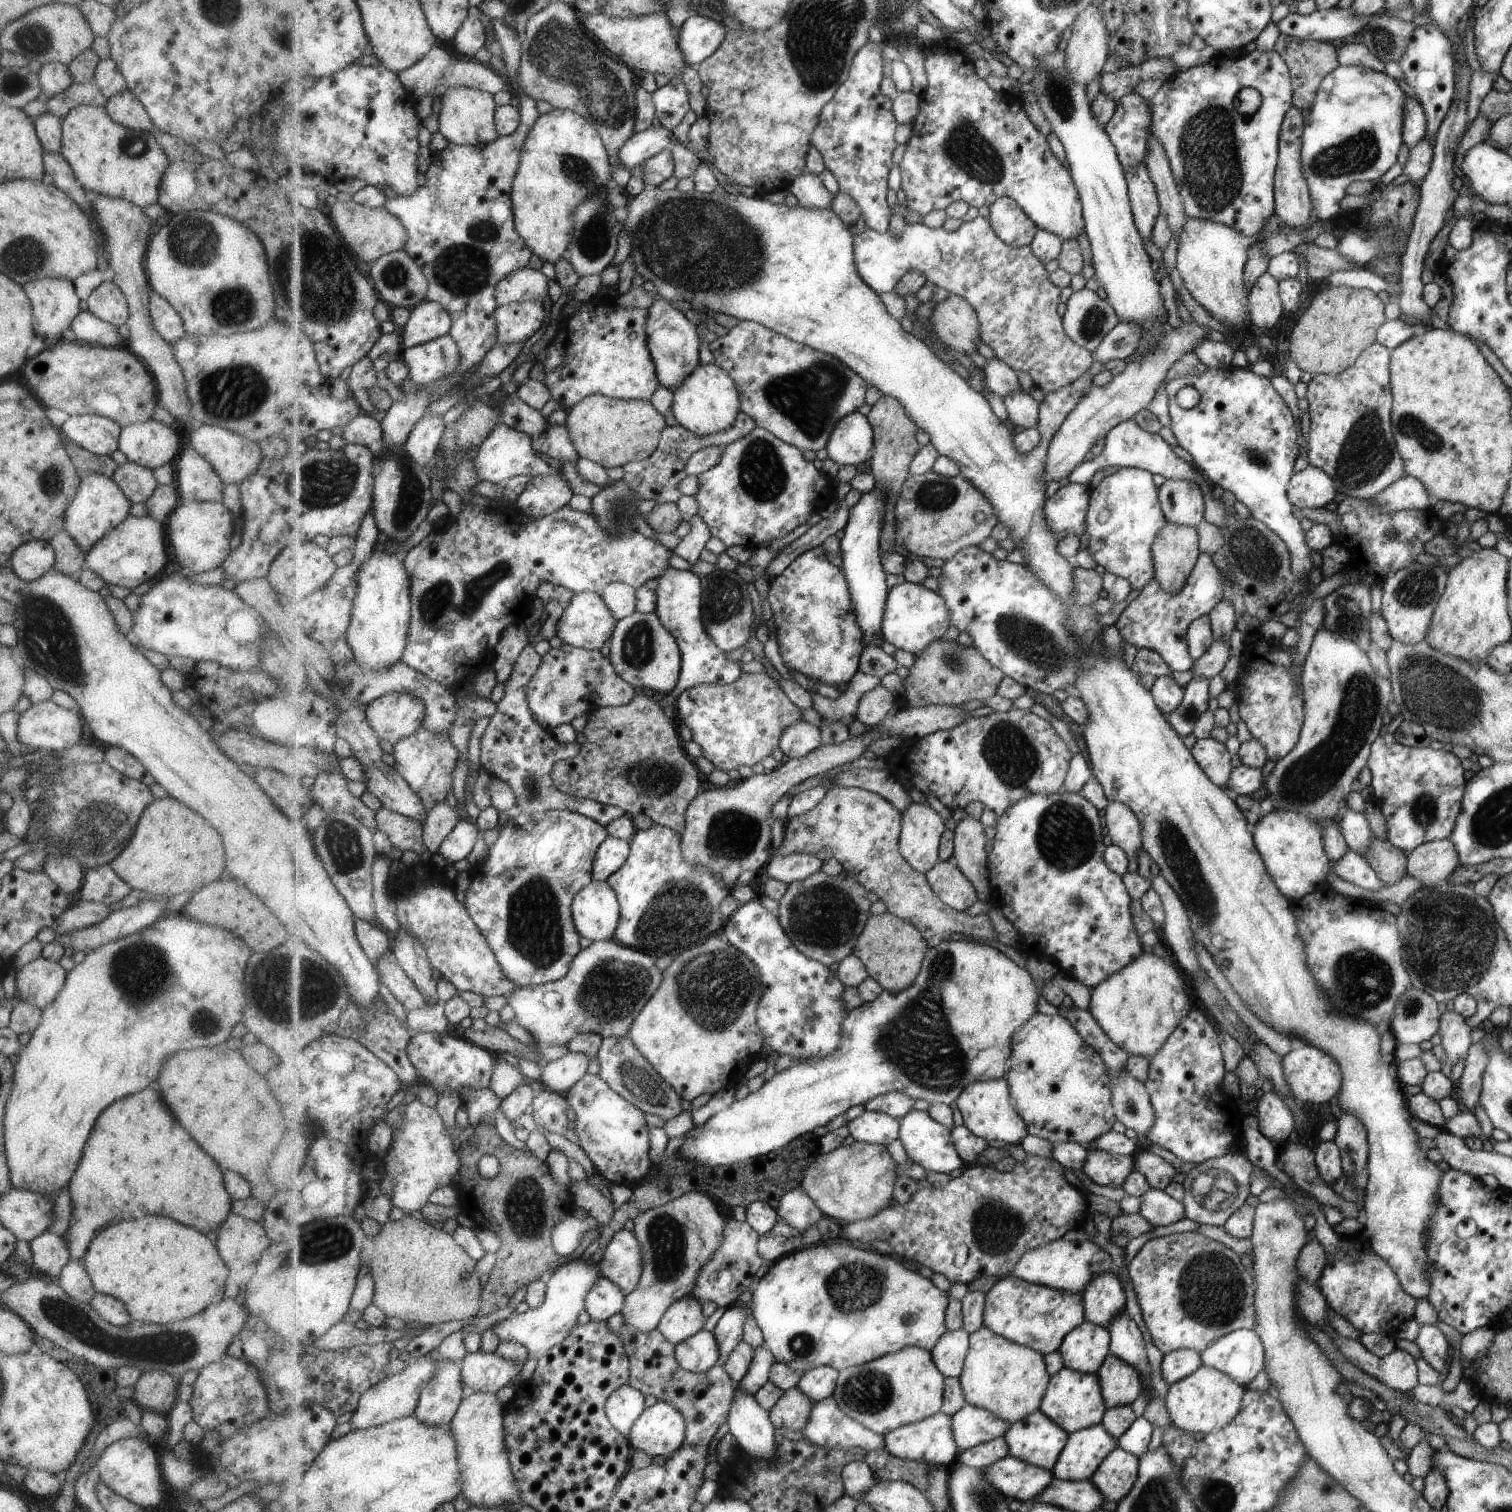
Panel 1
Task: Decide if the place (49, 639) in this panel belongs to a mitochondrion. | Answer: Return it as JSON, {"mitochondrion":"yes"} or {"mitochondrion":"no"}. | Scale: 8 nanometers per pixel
{"mitochondrion":"yes"}

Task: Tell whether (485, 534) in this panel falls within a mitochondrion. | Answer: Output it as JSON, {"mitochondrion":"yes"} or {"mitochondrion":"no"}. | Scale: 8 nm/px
{"mitochondrion":"no"}

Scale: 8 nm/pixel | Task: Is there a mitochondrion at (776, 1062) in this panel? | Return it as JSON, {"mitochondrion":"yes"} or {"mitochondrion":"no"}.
{"mitochondrion":"no"}

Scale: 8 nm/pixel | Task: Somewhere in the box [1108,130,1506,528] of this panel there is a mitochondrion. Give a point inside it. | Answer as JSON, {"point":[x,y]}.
{"point":[1366,454]}

